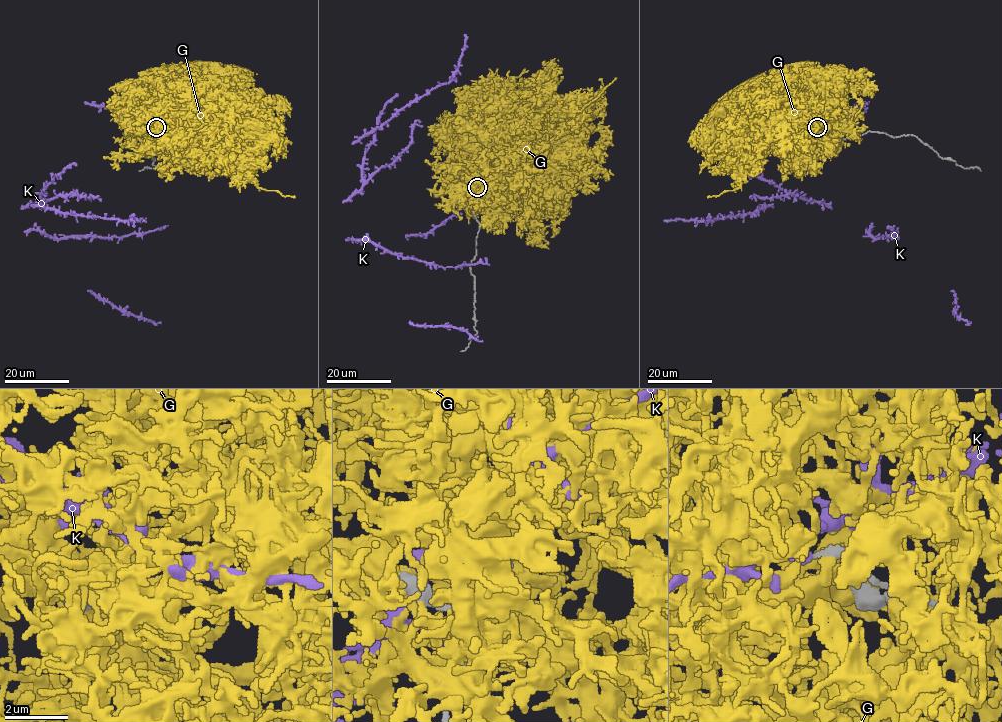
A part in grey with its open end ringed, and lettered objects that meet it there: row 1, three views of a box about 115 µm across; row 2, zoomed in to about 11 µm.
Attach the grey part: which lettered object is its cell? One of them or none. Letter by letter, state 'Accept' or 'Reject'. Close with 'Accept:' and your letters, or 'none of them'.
G: Reject
K: Reject
Accept: none of them

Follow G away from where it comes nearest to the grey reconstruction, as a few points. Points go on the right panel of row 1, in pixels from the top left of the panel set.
G: (819, 127), (790, 143), (767, 143), (758, 148), (745, 161), (745, 179), (740, 187), (707, 198)

